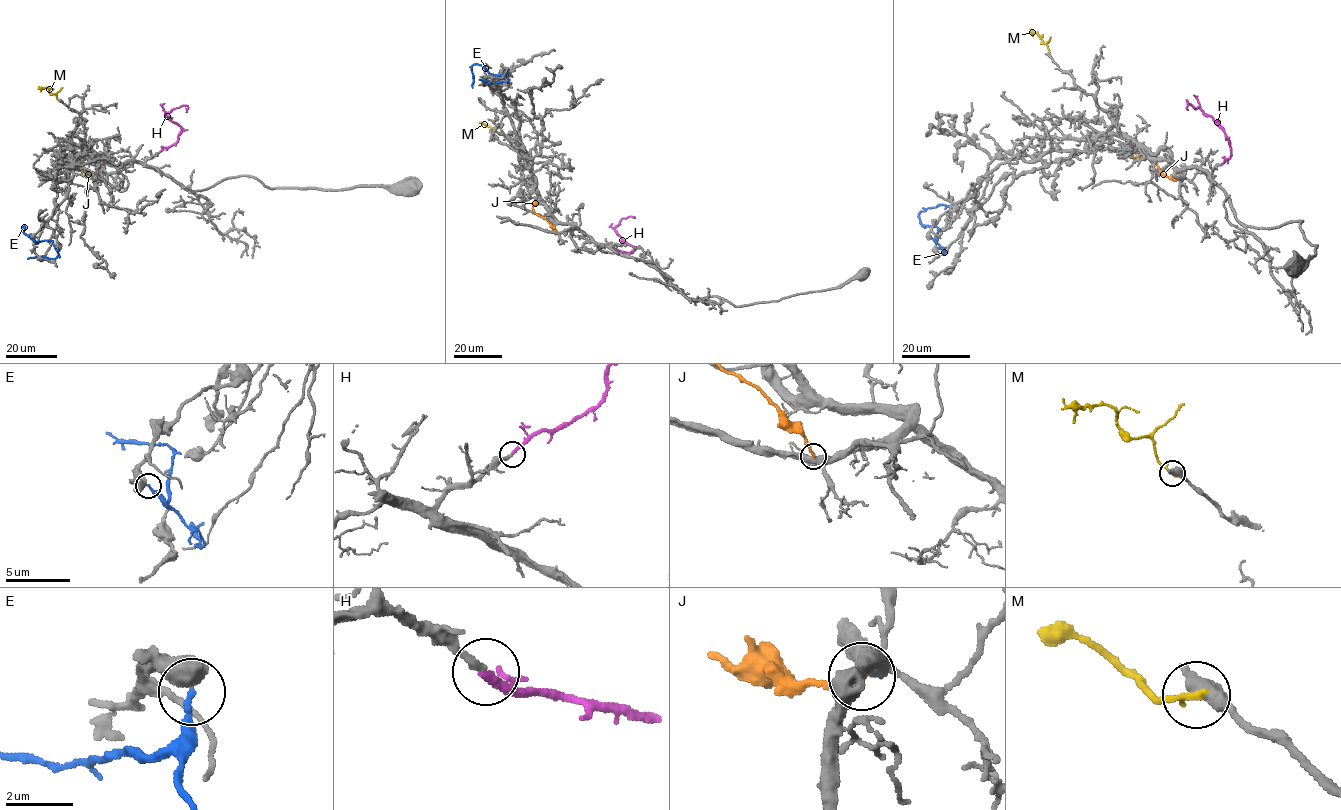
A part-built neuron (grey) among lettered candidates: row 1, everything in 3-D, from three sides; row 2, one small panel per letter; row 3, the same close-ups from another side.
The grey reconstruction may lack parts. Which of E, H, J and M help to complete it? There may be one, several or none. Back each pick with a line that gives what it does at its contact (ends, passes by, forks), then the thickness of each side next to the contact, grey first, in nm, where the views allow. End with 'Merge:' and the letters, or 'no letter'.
H: it ends; calibres 260 and 280 nm
Merge: H

